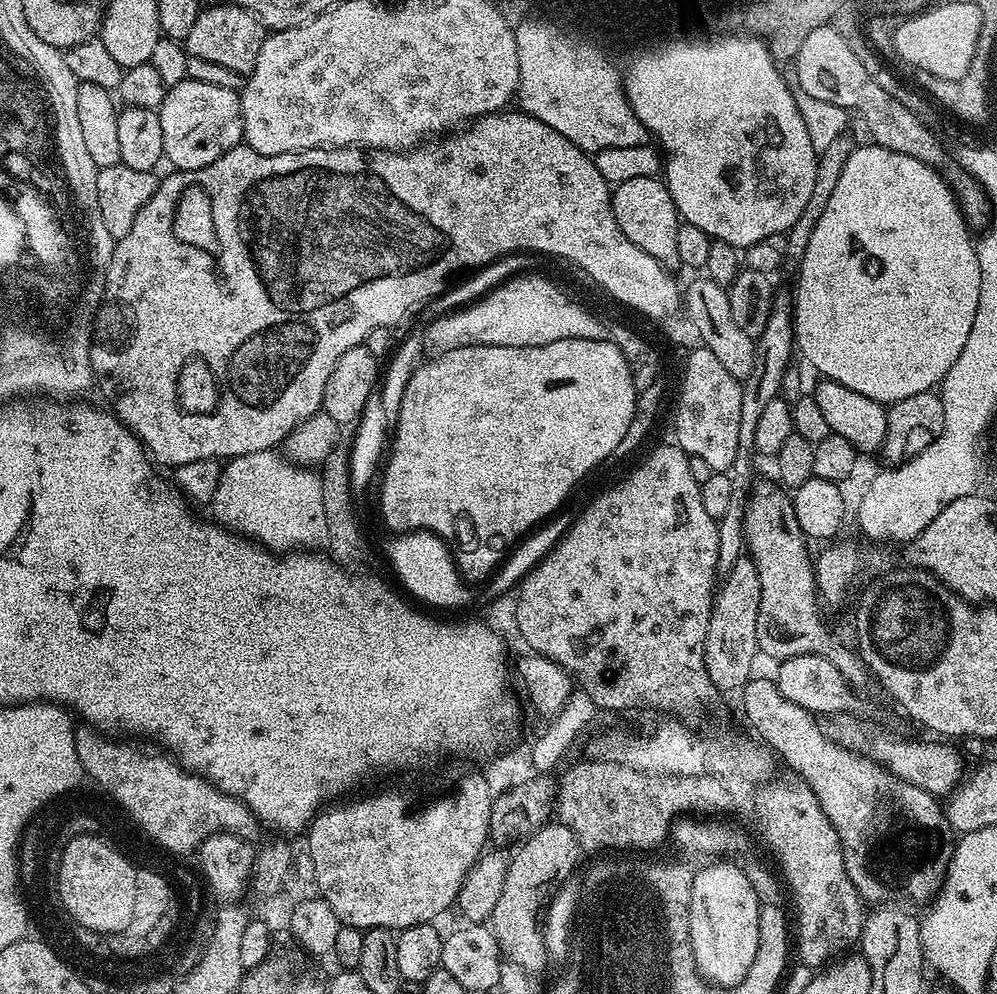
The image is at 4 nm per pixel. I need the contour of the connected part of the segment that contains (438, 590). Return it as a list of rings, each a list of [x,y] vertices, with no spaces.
[[[413,530],[401,533],[394,539],[396,540],[392,541],[388,546],[388,558],[401,582],[410,593],[422,601],[440,608],[458,608],[471,602],[472,596],[466,588],[468,586],[460,575],[459,568],[456,567],[453,553],[449,545],[440,536],[436,536],[432,532]]]

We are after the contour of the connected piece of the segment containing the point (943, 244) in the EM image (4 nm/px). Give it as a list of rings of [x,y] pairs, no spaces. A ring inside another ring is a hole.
[[[871,146],[872,148],[860,148],[856,153],[847,157],[847,163],[844,170],[838,179],[838,184],[834,187],[834,192],[830,197],[830,202],[826,205],[826,210],[814,226],[812,237],[809,240],[809,245],[806,246],[805,258],[798,267],[798,279],[800,285],[794,293],[794,319],[796,326],[796,348],[817,368],[821,373],[821,377],[838,382],[842,386],[850,386],[850,390],[858,390],[858,394],[866,394],[866,398],[874,398],[881,402],[895,402],[902,398],[910,398],[919,392],[926,392],[935,389],[937,385],[944,379],[944,375],[950,370],[950,366],[954,366],[954,362],[958,358],[958,354],[962,354],[962,346],[966,346],[966,338],[970,338],[970,326],[974,326],[974,314],[978,310],[978,290],[980,289],[980,257],[977,249],[974,247],[974,240],[970,235],[970,229],[965,221],[964,213],[960,211],[959,204],[956,203],[956,197],[952,195],[952,189],[949,188],[943,176],[936,171],[935,168],[926,166],[922,162],[918,162],[914,158],[910,158],[901,152],[891,152],[889,148],[881,148],[879,146]]]

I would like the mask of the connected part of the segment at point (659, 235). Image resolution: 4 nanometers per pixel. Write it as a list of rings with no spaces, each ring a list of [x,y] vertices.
[[[656,176],[631,178],[615,185],[612,192],[612,213],[616,225],[620,228],[638,250],[650,254],[660,264],[669,270],[681,267],[678,254],[678,230],[682,217],[676,210],[674,198],[668,192],[667,183]]]

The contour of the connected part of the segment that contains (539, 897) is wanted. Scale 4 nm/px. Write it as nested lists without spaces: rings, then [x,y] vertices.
[[[559,822],[541,824],[521,844],[524,845],[517,850],[516,857],[508,860],[506,878],[490,917],[490,927],[503,959],[516,964],[523,972],[535,974],[550,961],[544,944],[542,913],[553,893],[573,874],[576,859],[581,859],[582,853],[576,835]]]

